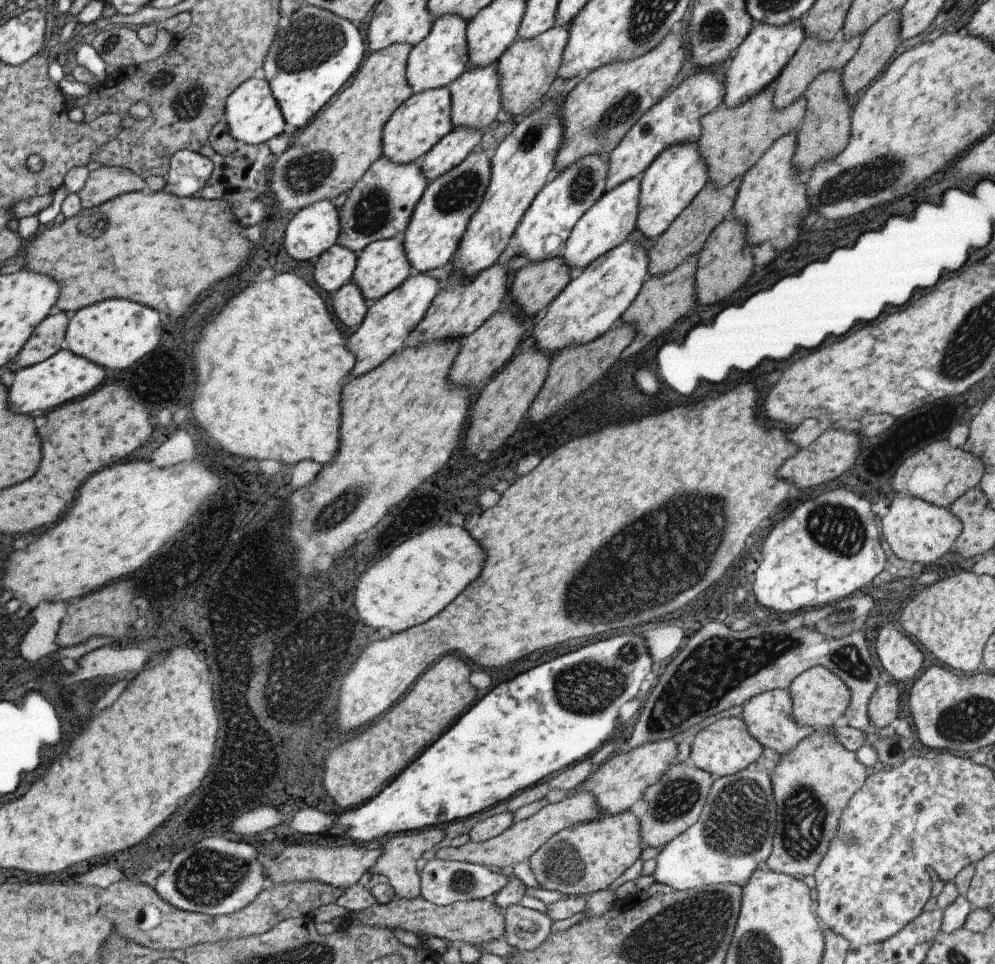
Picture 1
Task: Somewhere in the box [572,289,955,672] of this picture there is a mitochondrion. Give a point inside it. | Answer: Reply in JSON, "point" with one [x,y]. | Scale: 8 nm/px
{"point":[834,526]}

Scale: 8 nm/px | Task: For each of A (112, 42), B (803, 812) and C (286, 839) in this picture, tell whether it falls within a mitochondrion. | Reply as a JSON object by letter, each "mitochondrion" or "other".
{"A":"mitochondrion","B":"mitochondrion","C":"other"}

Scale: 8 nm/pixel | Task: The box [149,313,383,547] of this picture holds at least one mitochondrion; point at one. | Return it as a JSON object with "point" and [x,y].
{"point":[329,517]}

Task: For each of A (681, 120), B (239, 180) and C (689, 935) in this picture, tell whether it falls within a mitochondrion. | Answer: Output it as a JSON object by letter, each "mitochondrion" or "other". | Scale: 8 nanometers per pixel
{"A":"other","B":"other","C":"mitochondrion"}

